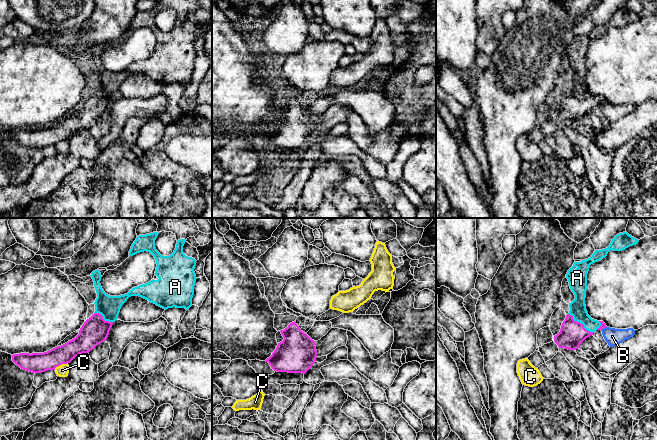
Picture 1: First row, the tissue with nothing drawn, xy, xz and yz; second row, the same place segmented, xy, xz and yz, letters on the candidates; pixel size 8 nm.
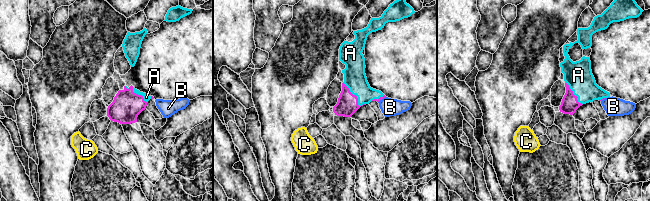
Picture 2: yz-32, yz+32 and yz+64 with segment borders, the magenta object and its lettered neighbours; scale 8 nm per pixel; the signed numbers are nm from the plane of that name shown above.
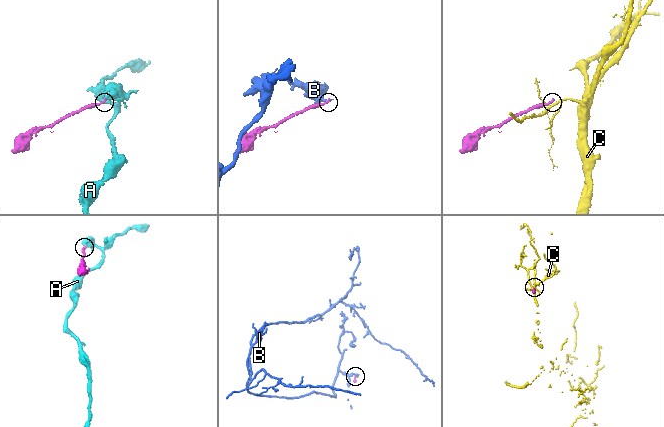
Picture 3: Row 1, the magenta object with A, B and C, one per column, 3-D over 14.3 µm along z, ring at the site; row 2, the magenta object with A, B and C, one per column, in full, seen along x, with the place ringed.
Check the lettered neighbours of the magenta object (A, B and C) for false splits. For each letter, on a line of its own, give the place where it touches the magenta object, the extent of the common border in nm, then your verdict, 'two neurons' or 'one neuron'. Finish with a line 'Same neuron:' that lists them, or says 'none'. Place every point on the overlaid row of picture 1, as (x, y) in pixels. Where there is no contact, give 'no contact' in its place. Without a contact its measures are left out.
A: meets magenta in yz at (580, 323); contact 260 nm long; one neuron
B: meets magenta in yz at (603, 328); contact 60 nm long; two neurons
C: meets magenta in xy at (60, 364); contact 130 nm long; two neurons
Same neuron: A

